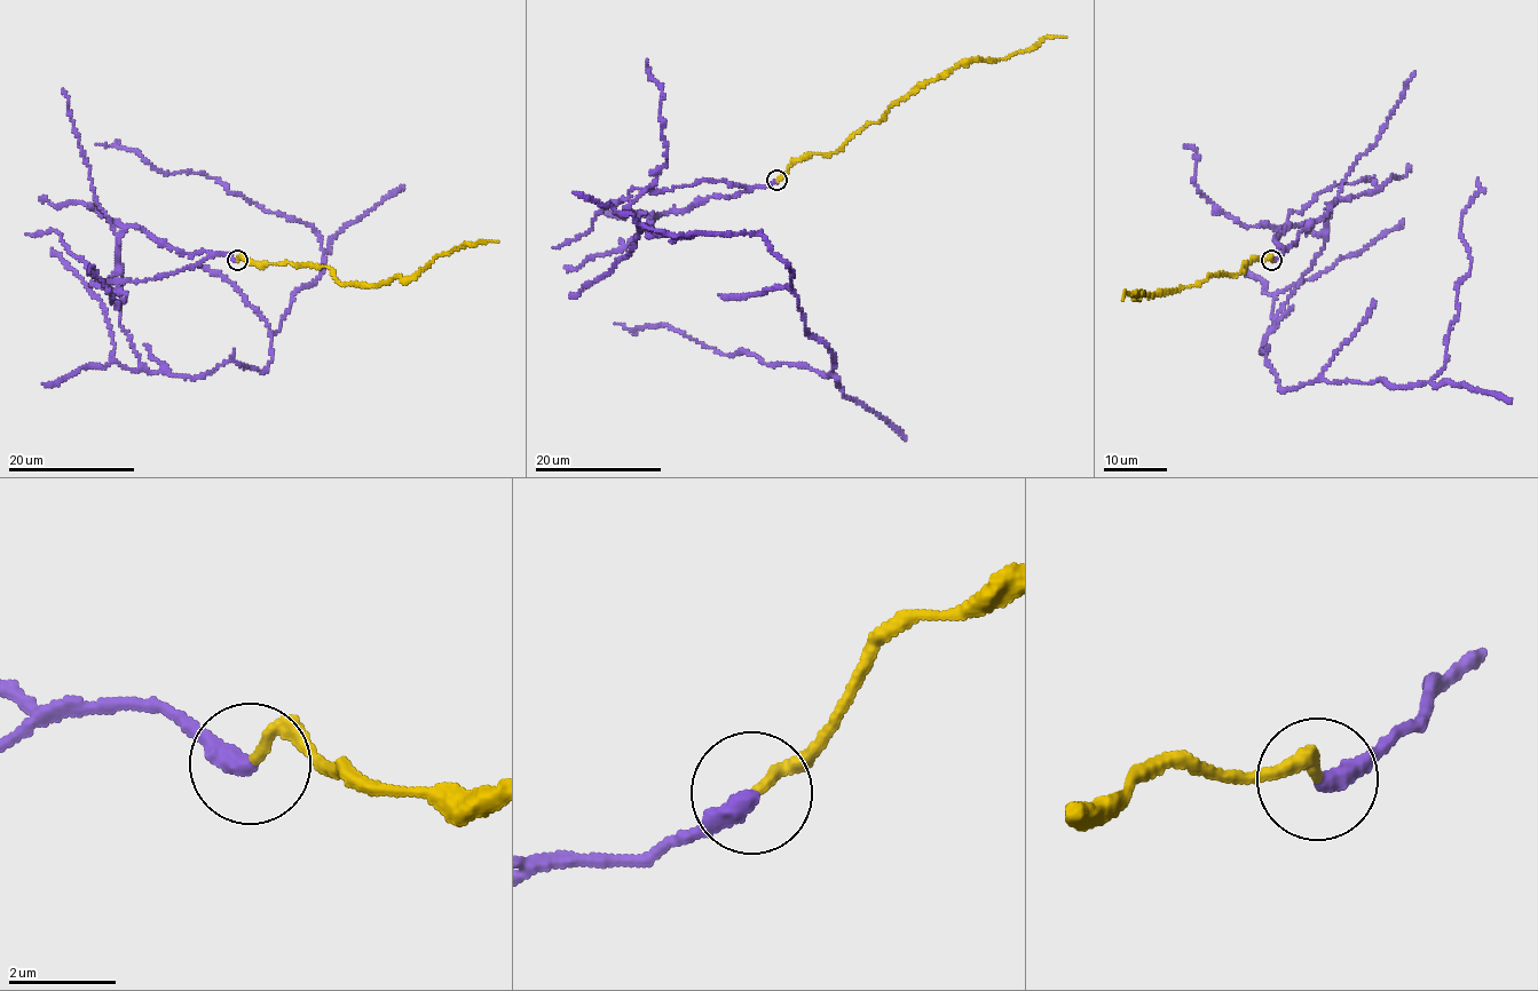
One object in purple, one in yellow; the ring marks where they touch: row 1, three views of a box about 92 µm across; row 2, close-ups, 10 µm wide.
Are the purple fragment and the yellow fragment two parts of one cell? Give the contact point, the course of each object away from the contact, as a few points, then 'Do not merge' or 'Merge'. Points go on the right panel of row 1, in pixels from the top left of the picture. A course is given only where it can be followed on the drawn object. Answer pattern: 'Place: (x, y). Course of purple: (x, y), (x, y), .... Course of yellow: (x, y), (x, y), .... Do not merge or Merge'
Place: (1271, 260). Course of purple: (1271, 260), (1334, 201), (1324, 248), (1261, 351), (1283, 389), (1428, 382), (1469, 271), (1460, 219), (1479, 177). Course of yellow: (1271, 261), (1249, 260), (1233, 276), (1217, 274), (1151, 296), (1124, 292), (1121, 300). Do not merge

